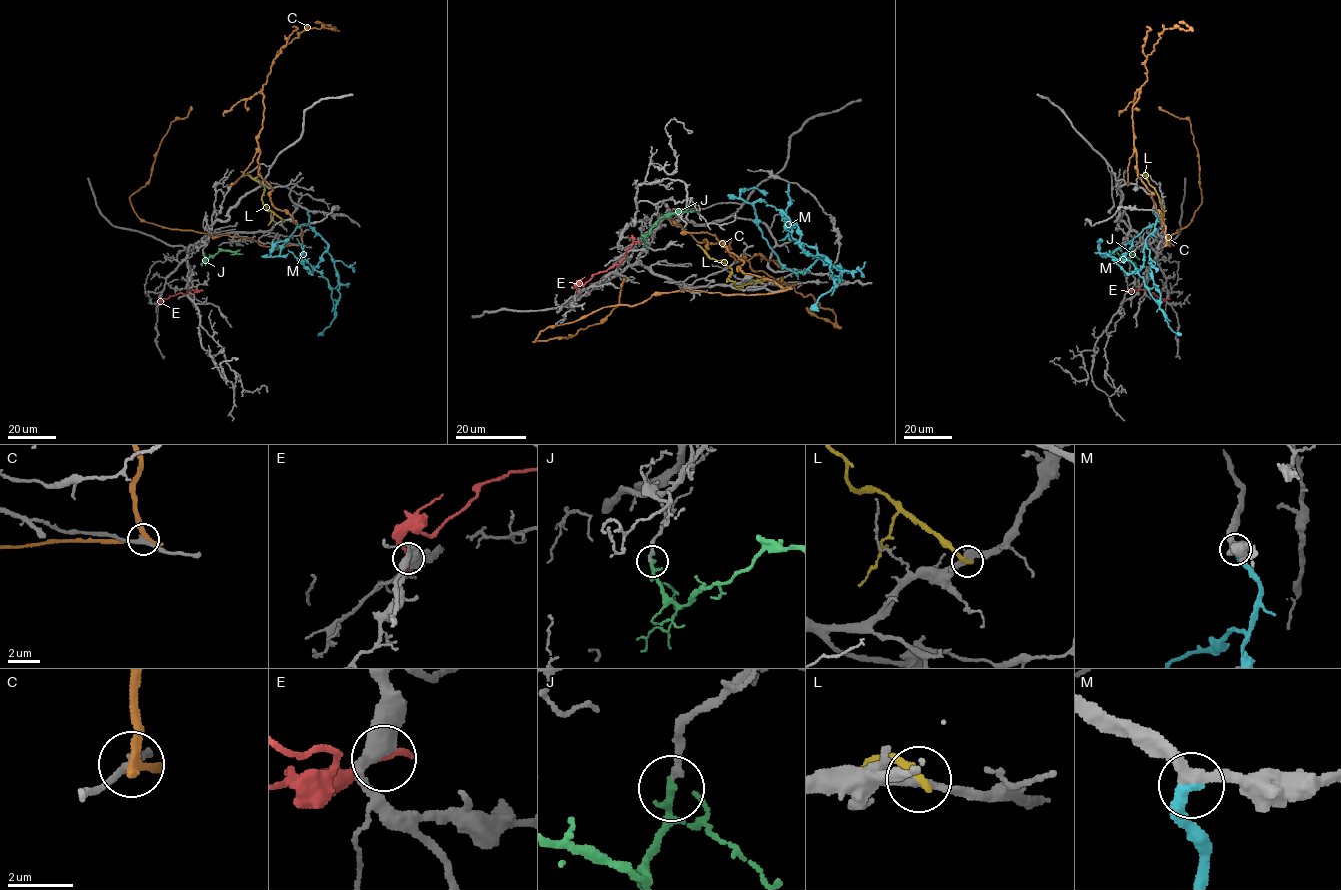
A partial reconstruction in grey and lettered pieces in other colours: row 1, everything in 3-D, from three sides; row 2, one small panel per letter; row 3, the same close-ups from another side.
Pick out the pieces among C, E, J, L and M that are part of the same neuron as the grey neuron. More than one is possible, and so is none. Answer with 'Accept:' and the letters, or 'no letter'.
Accept: J, M

